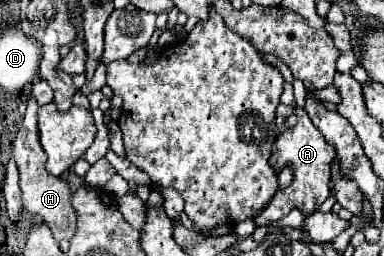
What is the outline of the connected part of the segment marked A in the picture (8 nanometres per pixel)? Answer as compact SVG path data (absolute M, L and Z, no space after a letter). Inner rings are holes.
M295 108L295 116L297 116L297 124L291 130L285 130L277 142L275 142L275 152L277 152L277 160L269 160L269 164L277 170L283 168L291 168L293 170L293 180L287 188L279 190L273 198L273 202L255 216L255 226L267 226L271 222L281 220L283 216L289 214L289 210L297 208L305 214L313 214L329 196L331 196L331 158L335 156L335 148L329 146L321 132L313 126L313 122L309 120L309 116L305 114L303 108Z

